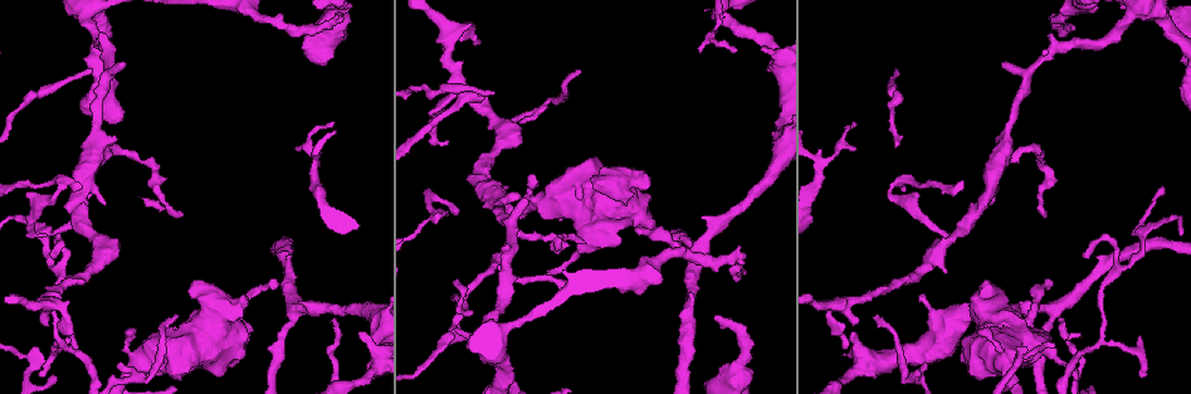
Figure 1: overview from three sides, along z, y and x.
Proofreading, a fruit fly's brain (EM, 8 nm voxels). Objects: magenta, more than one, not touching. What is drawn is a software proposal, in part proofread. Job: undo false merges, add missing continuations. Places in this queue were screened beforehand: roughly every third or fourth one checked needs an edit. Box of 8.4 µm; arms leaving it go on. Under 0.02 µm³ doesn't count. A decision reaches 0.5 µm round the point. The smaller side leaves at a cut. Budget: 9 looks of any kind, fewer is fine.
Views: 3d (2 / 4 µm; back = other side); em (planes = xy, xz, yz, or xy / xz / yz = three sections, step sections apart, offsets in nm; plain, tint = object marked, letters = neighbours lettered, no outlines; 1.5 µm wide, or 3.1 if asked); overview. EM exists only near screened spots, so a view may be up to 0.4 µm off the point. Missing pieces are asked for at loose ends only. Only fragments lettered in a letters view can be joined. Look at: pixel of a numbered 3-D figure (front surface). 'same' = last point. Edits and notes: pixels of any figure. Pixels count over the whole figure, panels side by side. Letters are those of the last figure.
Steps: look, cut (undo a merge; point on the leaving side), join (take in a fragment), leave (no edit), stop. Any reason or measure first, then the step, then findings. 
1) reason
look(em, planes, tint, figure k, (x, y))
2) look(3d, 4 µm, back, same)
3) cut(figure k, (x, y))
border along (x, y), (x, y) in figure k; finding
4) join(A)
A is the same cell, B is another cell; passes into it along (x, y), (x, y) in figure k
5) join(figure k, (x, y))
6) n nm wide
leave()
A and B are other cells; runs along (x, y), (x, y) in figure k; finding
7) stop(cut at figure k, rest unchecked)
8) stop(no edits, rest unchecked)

a narrow waist
look(em, planes, letters, figure 1, (59, 194))

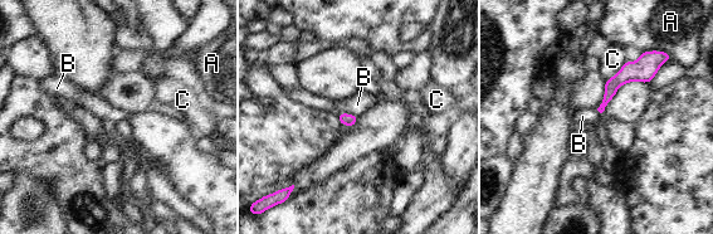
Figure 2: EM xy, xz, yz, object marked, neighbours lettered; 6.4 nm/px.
leave()
A, B and C are other cells; continuous, no second neuron

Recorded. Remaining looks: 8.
abrupt turn
look(em, planes, tint, figure 1, (1057, 306))

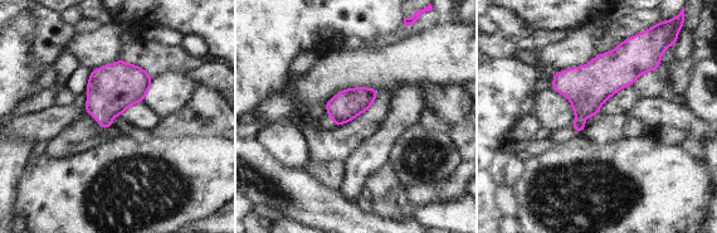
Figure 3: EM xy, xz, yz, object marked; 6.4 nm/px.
what lies round it
look(em, planes, letters, same)

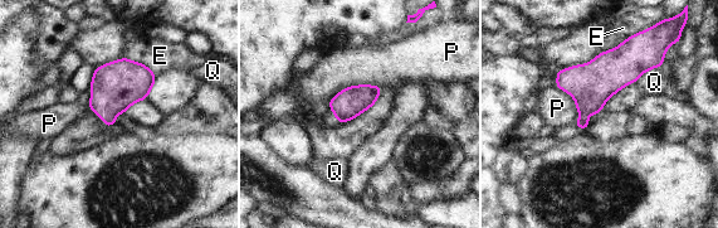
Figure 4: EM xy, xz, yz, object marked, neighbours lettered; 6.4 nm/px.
leave()
E, P and Q are other cells; border along (662, 18), (602, 52) in figure 4; one neuron here

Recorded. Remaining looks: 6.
branch stops here
look(em, yz, step 4, letters, figure 1, (1161, 188))

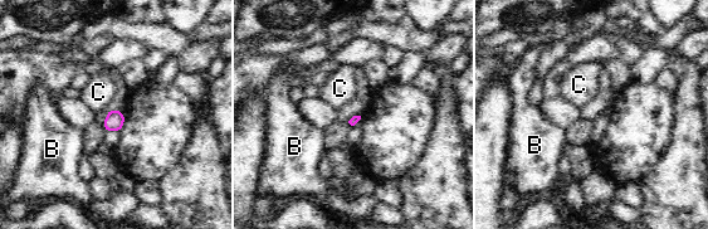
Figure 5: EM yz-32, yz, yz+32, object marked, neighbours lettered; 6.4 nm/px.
leave()
B and C are other cells; border along (112, 107), (107, 112) in figure 5; no lettered fragment goes on from it

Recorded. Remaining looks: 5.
arms part here
look(em, yz, step 4, tint, figure 1, (61, 339))

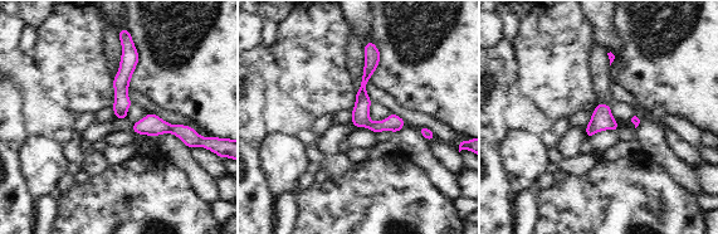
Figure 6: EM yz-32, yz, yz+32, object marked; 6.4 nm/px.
see the neighbours
look(em, yz, step 4, letters, same)

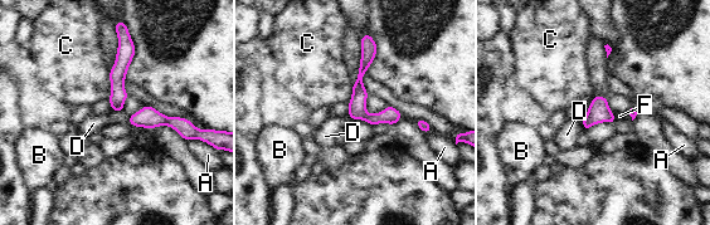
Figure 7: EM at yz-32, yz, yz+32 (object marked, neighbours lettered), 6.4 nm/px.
110 nm wide
leave()
A, B, C, D and F are other cells; runs along (366, 38), (359, 109), (393, 120) in figure 7; one neuron here

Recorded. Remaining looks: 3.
stop(no edits, rest unchecked)

